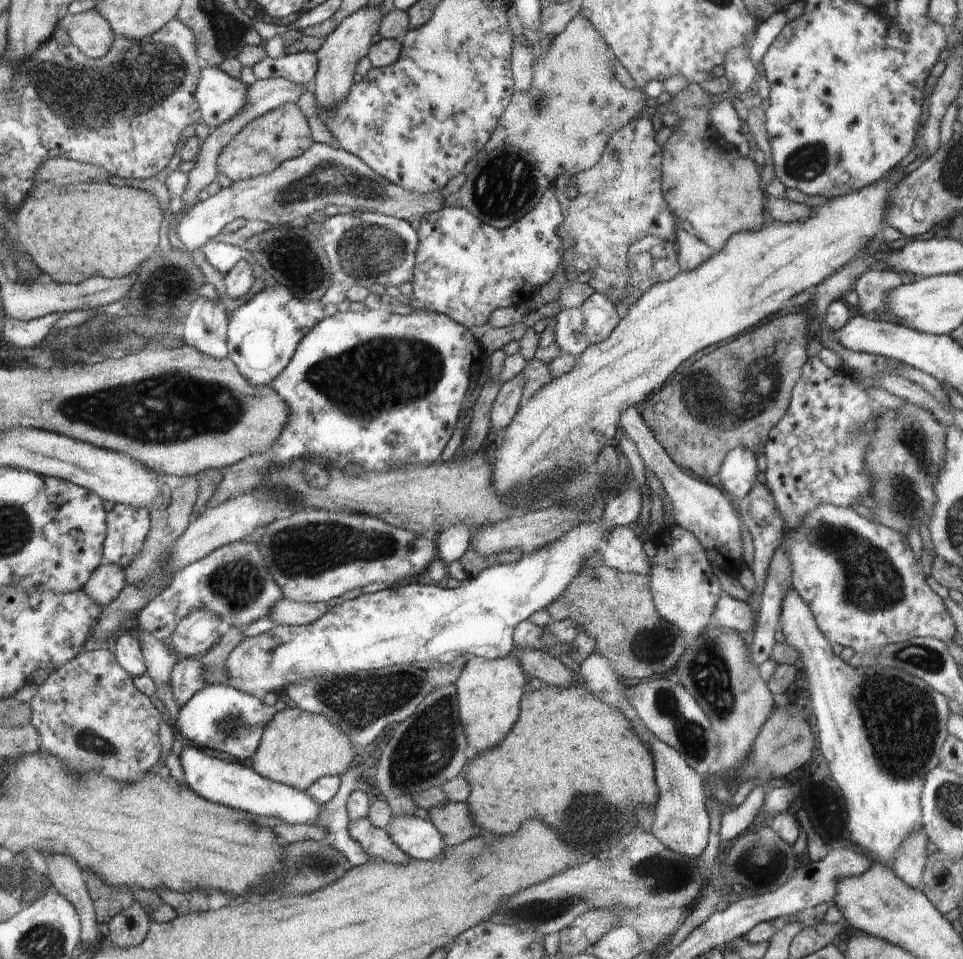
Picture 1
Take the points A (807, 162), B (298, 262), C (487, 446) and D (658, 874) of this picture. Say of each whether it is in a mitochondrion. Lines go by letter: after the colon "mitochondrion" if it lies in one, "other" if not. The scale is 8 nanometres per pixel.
A: mitochondrion
B: mitochondrion
C: other
D: mitochondrion

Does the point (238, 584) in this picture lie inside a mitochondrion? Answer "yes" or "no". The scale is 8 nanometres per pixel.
yes

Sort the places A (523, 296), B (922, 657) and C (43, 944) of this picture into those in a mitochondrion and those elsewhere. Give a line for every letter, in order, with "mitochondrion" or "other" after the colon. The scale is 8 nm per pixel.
A: other
B: mitochondrion
C: mitochondrion

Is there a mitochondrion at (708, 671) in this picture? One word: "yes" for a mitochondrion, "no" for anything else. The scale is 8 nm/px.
yes

